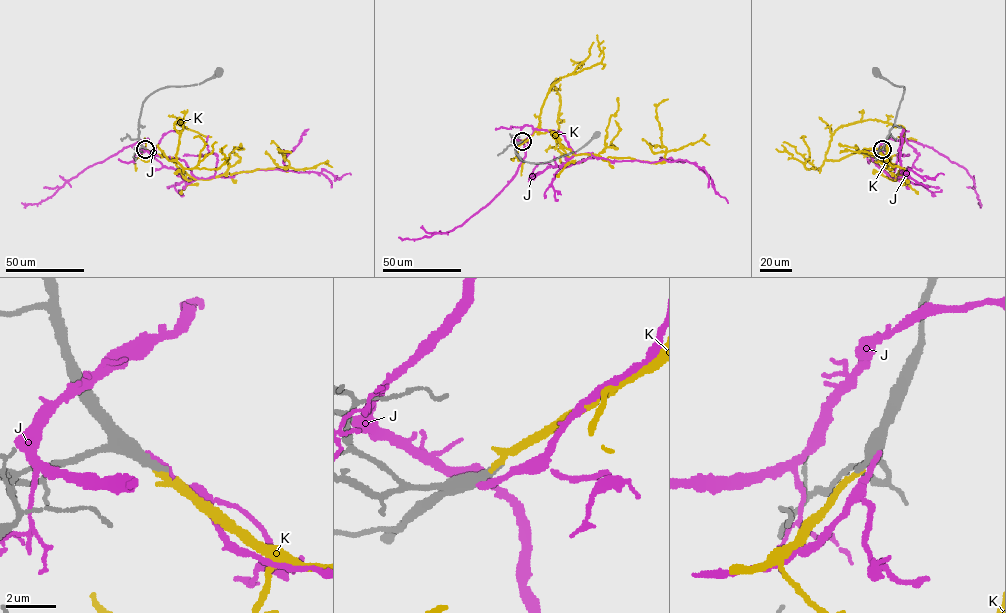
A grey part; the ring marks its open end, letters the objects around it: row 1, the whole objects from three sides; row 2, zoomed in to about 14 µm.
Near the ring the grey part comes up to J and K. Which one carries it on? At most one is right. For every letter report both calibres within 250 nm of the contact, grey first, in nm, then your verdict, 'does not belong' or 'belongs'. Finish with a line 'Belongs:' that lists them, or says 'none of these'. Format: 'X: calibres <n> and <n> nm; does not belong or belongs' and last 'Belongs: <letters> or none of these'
J: calibres 550 and 240 nm; does not belong
K: calibres 300 and 240 nm; belongs
Belongs: K

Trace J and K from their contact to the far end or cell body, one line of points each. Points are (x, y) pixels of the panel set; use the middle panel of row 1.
J: (521, 142), (535, 129), (560, 131), (576, 154), (611, 162), (687, 160), (709, 176), (728, 203)
K: (522, 141), (539, 125), (538, 133), (550, 130), (574, 155), (661, 163), (666, 148), (656, 109), (668, 99)

